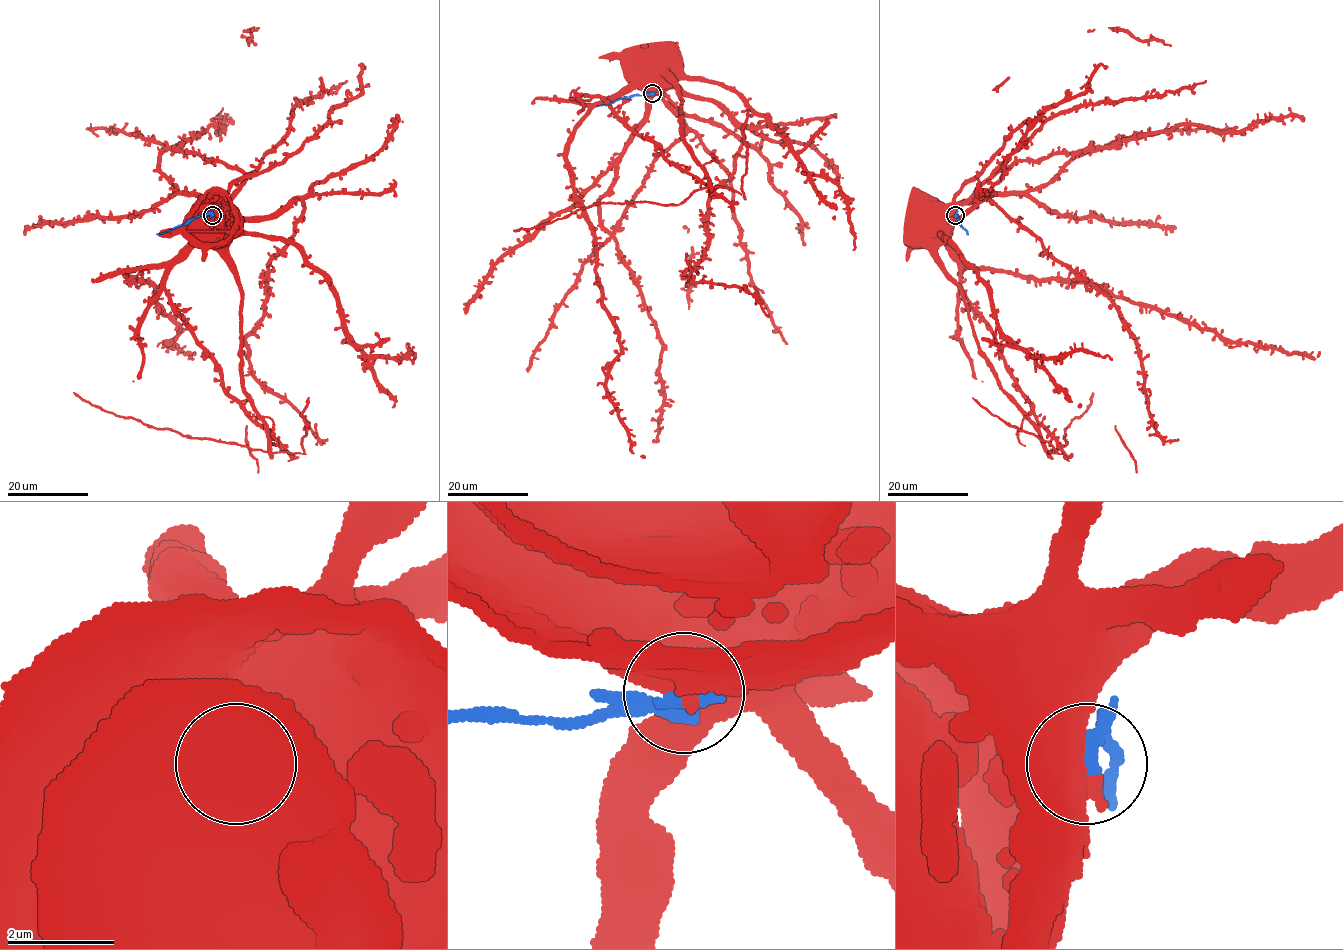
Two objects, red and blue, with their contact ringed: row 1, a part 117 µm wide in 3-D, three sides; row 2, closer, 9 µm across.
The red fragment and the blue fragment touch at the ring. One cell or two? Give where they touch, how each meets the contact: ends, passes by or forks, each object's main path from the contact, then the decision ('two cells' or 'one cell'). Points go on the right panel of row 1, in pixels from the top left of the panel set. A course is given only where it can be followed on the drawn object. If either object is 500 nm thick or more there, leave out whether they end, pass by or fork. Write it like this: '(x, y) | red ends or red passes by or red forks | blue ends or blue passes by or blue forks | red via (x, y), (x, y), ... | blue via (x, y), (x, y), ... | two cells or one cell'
(955, 215) | red via (955, 215), (941, 202), (917, 194), (911, 197) | blue via (955, 215), (968, 234) | two cells

